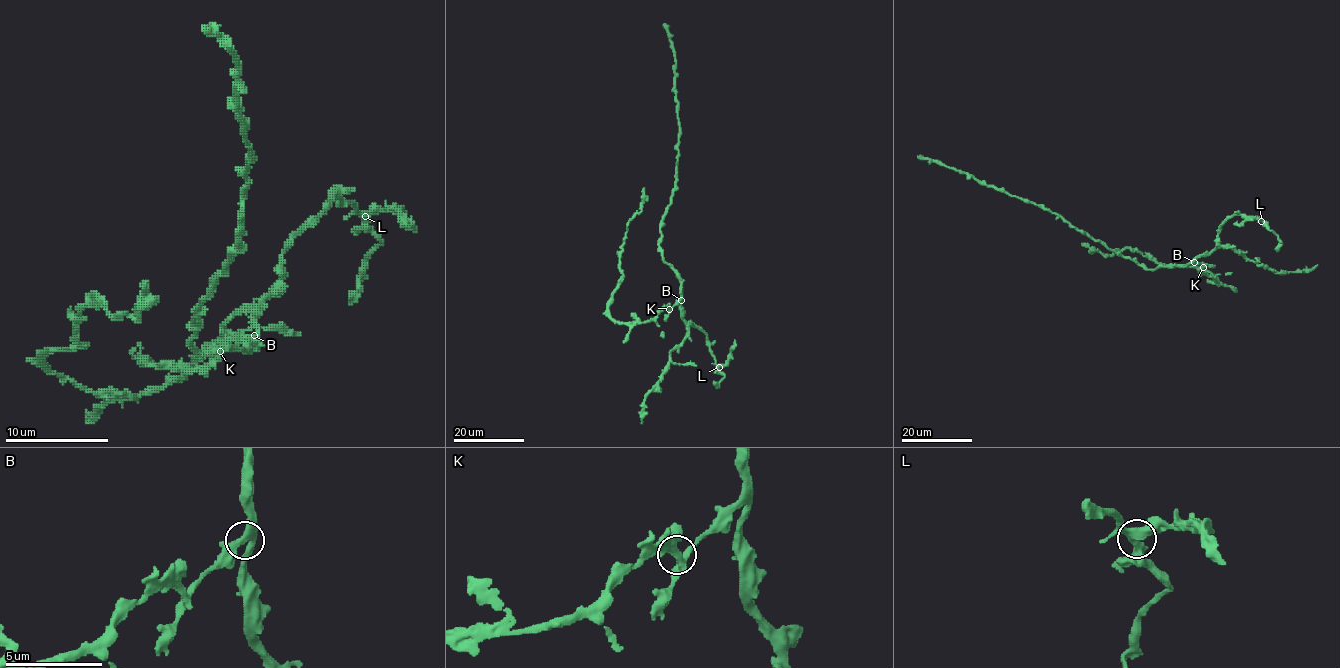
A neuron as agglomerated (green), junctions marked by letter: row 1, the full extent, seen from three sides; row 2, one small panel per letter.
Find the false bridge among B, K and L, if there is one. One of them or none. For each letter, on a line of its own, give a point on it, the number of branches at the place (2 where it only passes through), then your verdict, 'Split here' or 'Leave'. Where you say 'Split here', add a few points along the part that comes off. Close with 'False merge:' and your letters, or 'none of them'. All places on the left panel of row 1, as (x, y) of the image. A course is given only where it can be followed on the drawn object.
B: Place: (254, 335). Branches: 3. Leave
K: Place: (220, 351). Branches: 3. Leave
L: Place: (365, 216). Branches: 3. Leave
False merge: none of them

